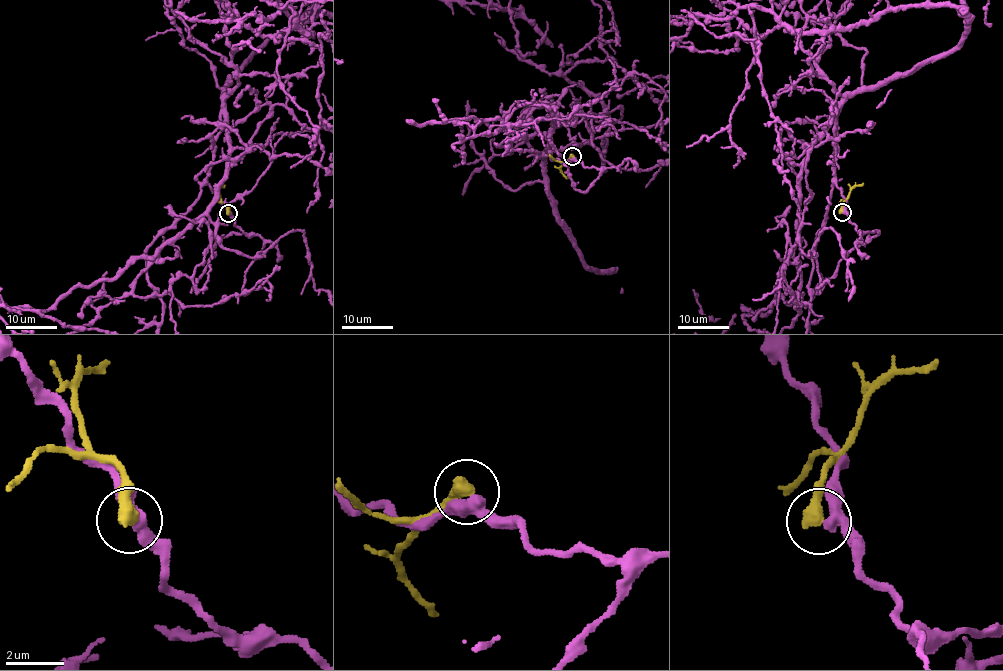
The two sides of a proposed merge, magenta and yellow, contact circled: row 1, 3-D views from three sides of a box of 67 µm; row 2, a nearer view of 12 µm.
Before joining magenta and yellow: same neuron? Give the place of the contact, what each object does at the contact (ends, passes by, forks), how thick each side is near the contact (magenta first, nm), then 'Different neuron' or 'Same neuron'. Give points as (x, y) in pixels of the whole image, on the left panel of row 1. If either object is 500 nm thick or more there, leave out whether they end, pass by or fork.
Place: (228, 213). Thickness 380 nm (magenta) against 500 nm. Different neuron

